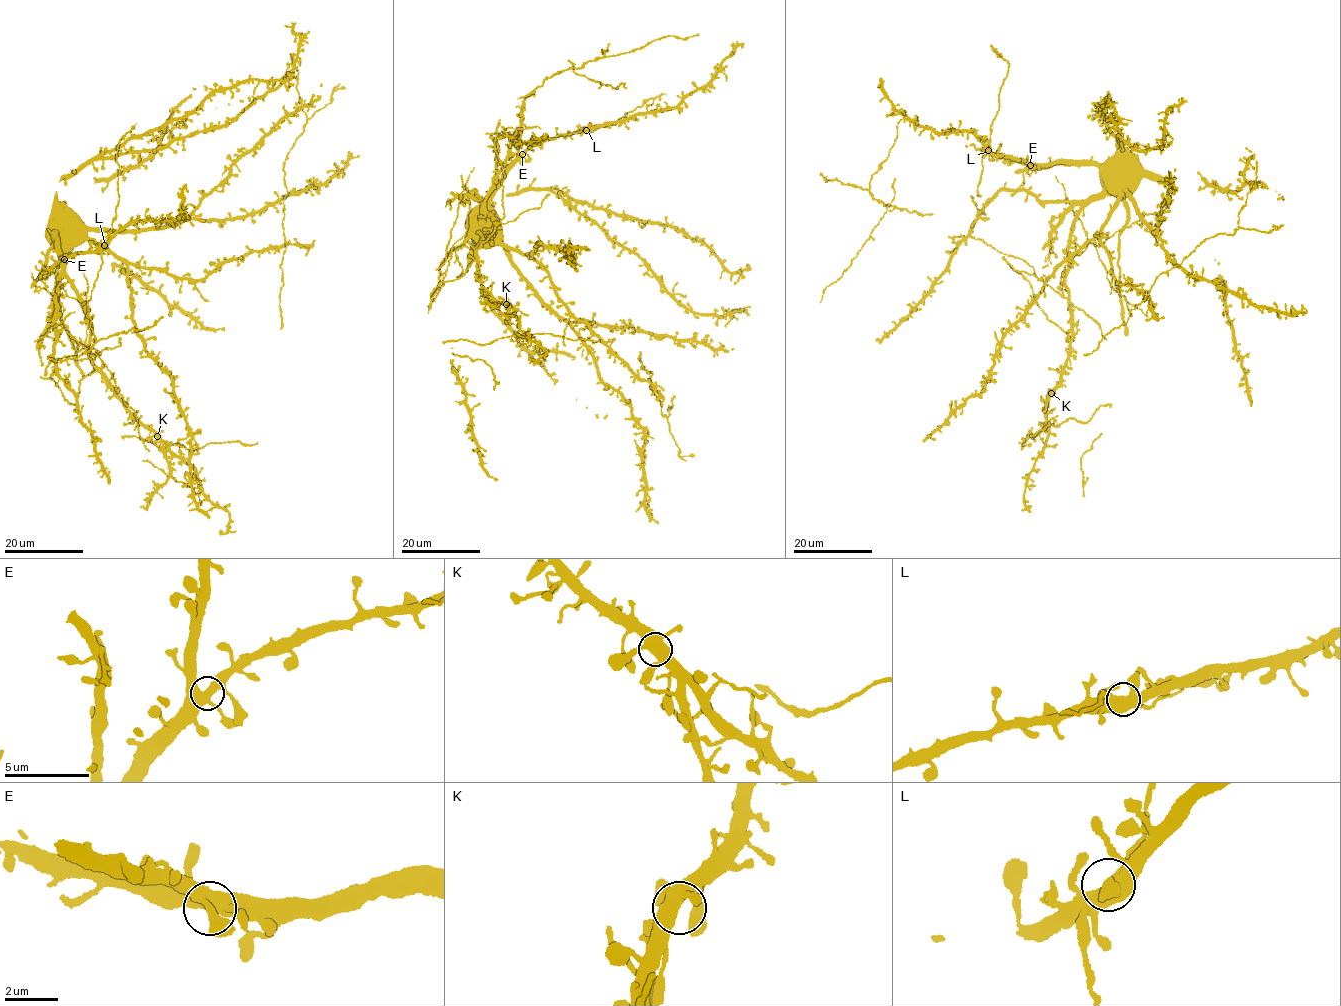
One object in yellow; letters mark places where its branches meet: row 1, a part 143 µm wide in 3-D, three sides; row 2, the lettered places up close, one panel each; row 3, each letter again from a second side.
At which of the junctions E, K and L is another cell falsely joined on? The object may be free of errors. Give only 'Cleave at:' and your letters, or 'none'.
Cleave at: none

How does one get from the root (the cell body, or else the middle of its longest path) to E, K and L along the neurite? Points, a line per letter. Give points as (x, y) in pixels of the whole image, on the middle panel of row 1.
E: (478, 213), (477, 207), (486, 202), (491, 188), (522, 154)
K: (478, 213), (483, 220), (486, 214), (491, 217), (494, 226), (475, 251), (478, 280), (506, 304)
L: (478, 213), (477, 207), (486, 202), (502, 174), (529, 149), (558, 137), (586, 130)

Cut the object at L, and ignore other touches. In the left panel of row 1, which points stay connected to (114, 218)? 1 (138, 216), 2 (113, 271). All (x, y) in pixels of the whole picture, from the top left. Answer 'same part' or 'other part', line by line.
1: other part
2: other part

